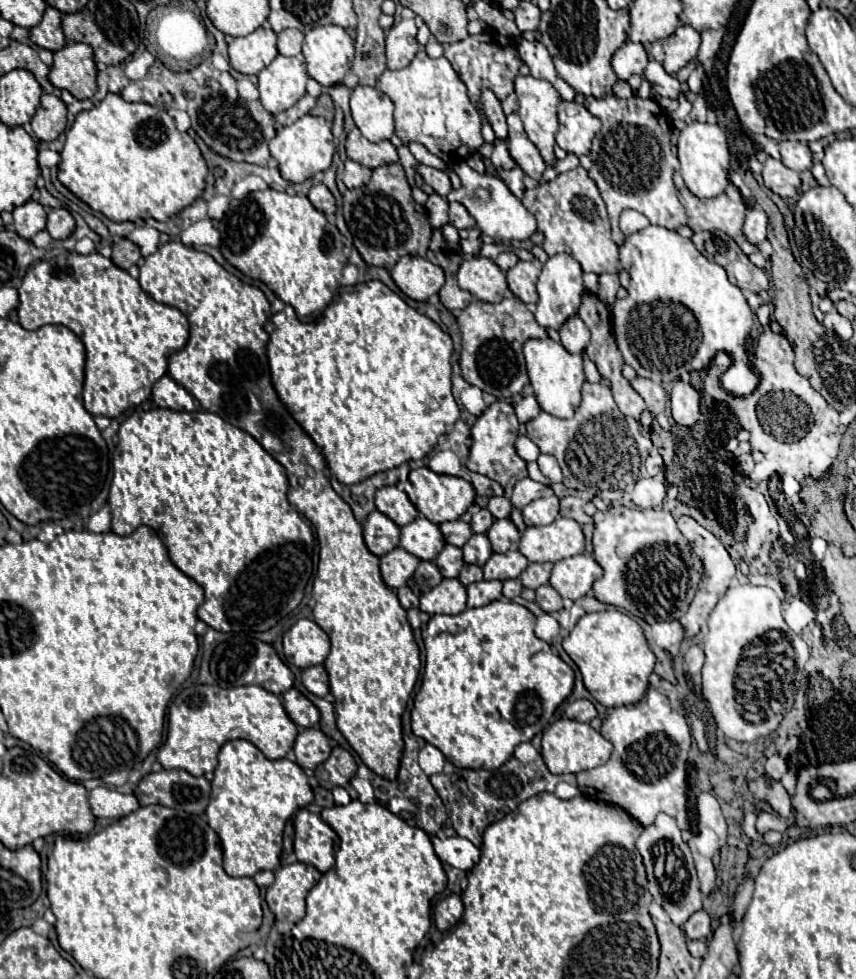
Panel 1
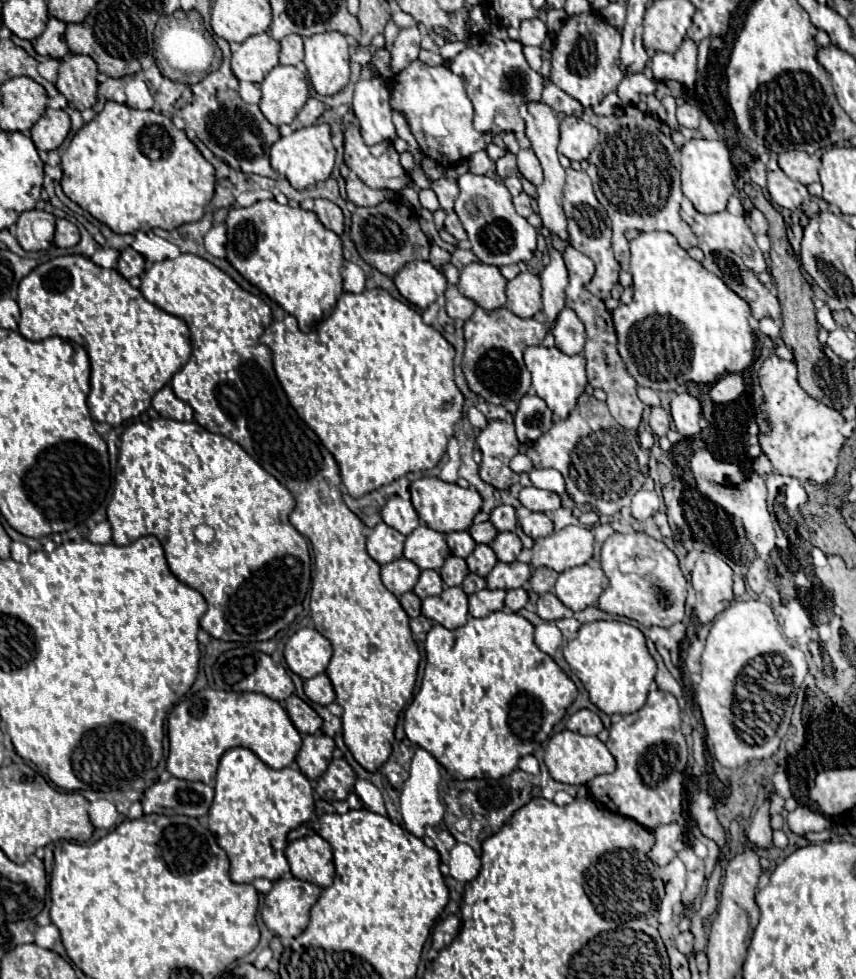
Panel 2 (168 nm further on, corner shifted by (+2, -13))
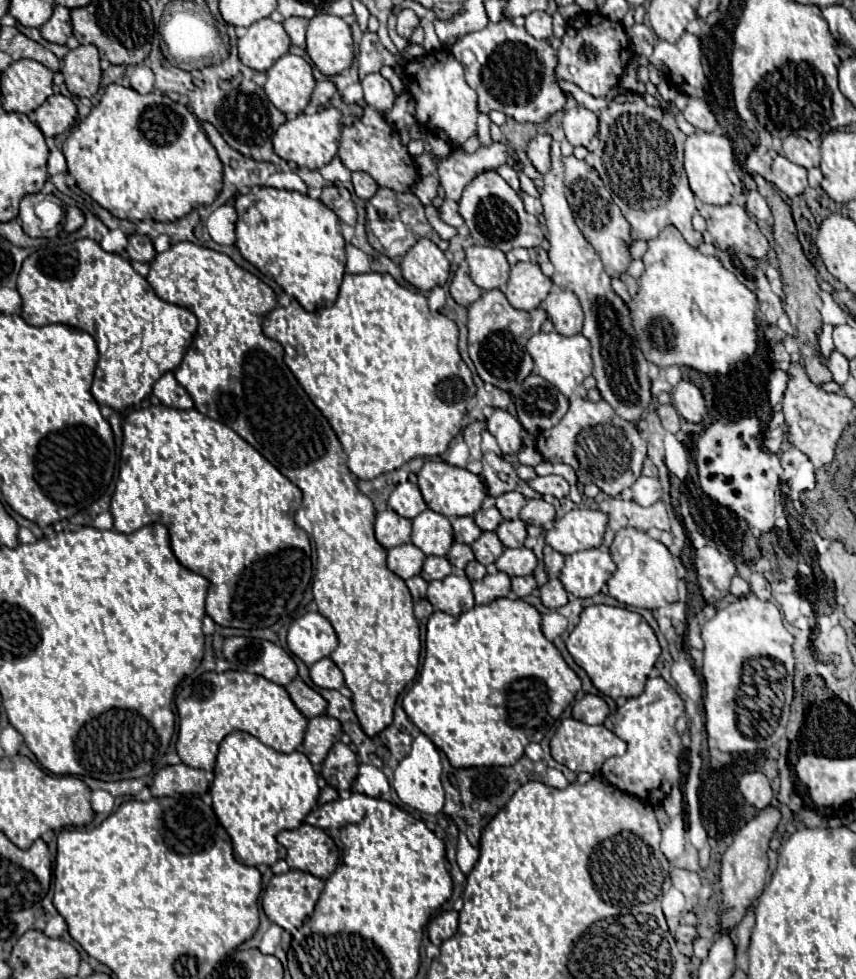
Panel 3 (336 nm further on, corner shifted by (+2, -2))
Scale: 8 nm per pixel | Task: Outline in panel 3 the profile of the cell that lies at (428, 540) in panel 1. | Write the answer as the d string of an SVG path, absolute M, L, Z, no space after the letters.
M431 509L419 513L413 521L411 543L419 547L425 555L445 557L453 545L453 529L445 515L439 515Z

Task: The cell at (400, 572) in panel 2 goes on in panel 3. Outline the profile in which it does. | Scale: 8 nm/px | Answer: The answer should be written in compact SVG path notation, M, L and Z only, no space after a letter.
M405 543L387 551L387 567L401 579L409 579L421 573L425 553L413 543Z

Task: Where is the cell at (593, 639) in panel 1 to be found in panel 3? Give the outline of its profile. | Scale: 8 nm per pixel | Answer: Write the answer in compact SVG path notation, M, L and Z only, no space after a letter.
M609 605L585 607L581 611L579 625L565 639L565 645L575 663L587 671L597 691L611 699L641 695L647 675L661 655L653 629L639 613Z

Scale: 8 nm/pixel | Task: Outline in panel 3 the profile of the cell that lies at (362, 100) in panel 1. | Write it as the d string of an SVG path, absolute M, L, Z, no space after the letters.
M371 73L361 81L361 87L365 91L365 103L373 109L377 109L379 113L387 113L391 111L393 103L395 103L395 95L393 89L389 85L389 81L385 77L381 77L381 73Z

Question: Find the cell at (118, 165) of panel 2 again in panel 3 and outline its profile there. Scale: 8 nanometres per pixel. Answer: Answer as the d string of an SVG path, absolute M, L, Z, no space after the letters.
M109 85L101 101L65 139L63 155L69 173L83 193L95 199L113 217L133 223L143 219L175 221L191 209L211 205L221 191L223 167L205 131L199 127L199 121L183 103L175 103L161 93L139 95L131 87Z

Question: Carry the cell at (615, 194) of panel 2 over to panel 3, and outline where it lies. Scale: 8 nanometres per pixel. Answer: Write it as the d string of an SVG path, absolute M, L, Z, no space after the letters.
M639 93L617 95L609 105L613 107L607 107L599 113L599 137L603 141L603 147L595 153L589 153L585 161L599 171L605 183L609 179L613 201L617 203L617 207L621 209L623 217L631 227L631 241L655 237L665 225L675 225L685 237L685 241L691 247L697 247L703 241L703 237L691 225L691 217L695 213L695 195L689 189L687 175L683 169L685 135L679 131L675 117L669 111L663 111L661 107L649 107Z

